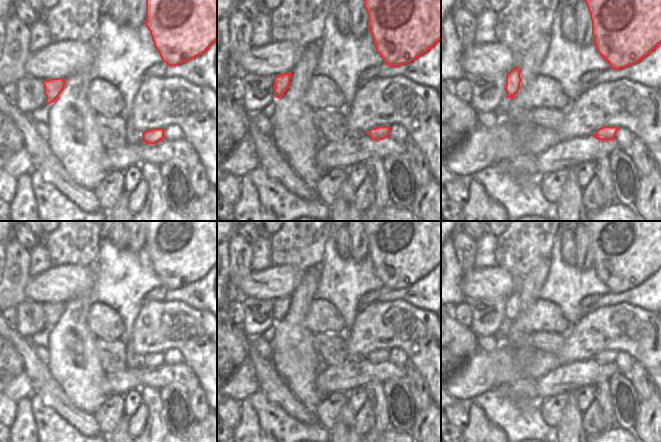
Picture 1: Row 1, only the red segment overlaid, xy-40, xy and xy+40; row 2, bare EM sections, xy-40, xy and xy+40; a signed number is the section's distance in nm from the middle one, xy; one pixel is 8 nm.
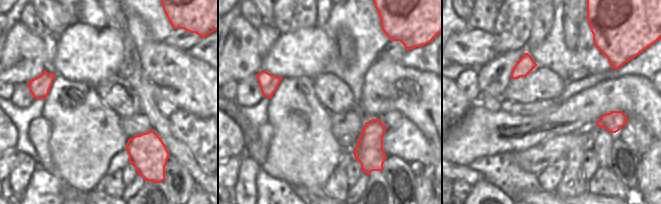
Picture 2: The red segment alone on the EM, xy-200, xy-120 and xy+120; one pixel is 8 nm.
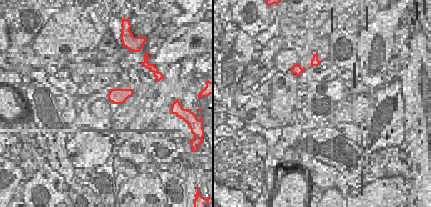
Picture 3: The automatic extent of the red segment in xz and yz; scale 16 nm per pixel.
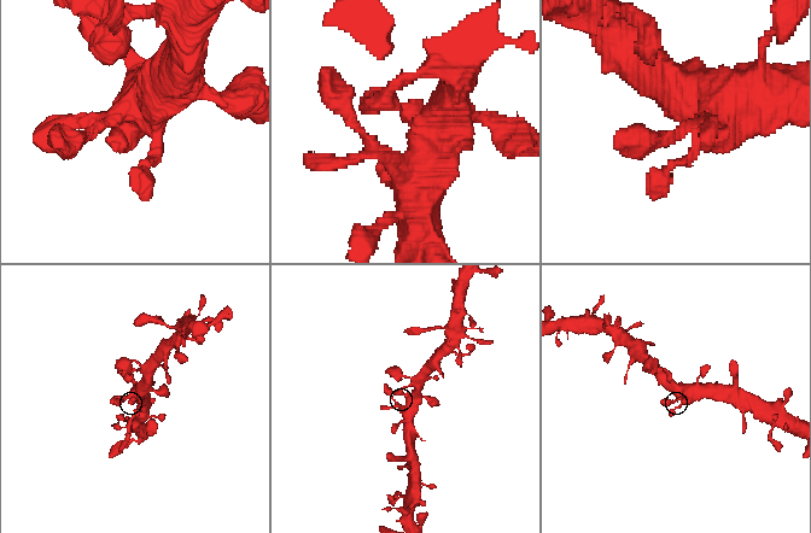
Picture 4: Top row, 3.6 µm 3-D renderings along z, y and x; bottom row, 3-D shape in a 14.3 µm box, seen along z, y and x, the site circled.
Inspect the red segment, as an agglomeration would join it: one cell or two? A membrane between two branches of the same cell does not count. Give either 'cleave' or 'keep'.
keep

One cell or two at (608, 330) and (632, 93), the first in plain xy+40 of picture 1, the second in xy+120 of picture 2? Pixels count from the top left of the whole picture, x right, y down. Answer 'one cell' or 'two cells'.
one cell

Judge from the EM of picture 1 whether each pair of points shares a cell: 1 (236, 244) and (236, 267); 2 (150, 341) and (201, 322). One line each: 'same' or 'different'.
1: same
2: same

